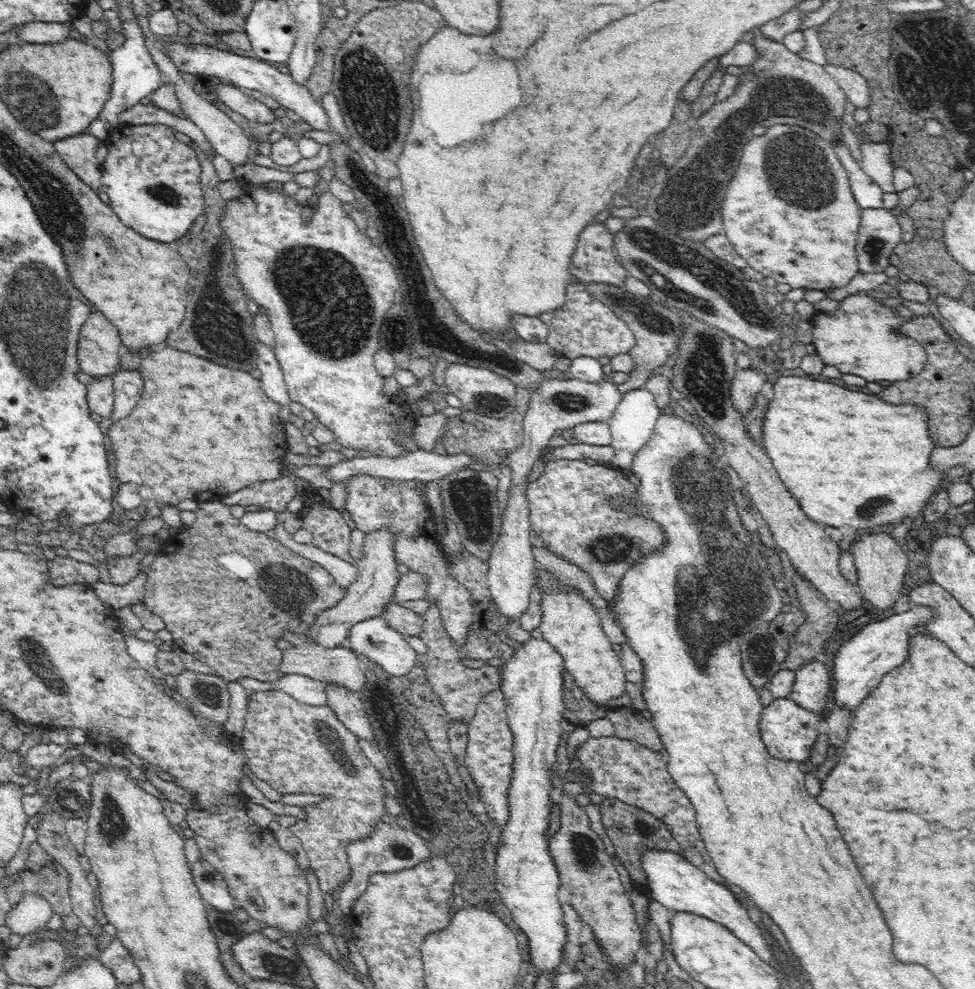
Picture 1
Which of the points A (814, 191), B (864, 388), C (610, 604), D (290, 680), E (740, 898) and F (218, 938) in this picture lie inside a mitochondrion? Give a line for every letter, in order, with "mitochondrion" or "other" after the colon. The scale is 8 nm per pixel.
A: mitochondrion
B: other
C: other
D: other
E: other
F: other

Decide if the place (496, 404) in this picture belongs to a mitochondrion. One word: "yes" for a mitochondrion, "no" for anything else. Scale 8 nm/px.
yes

